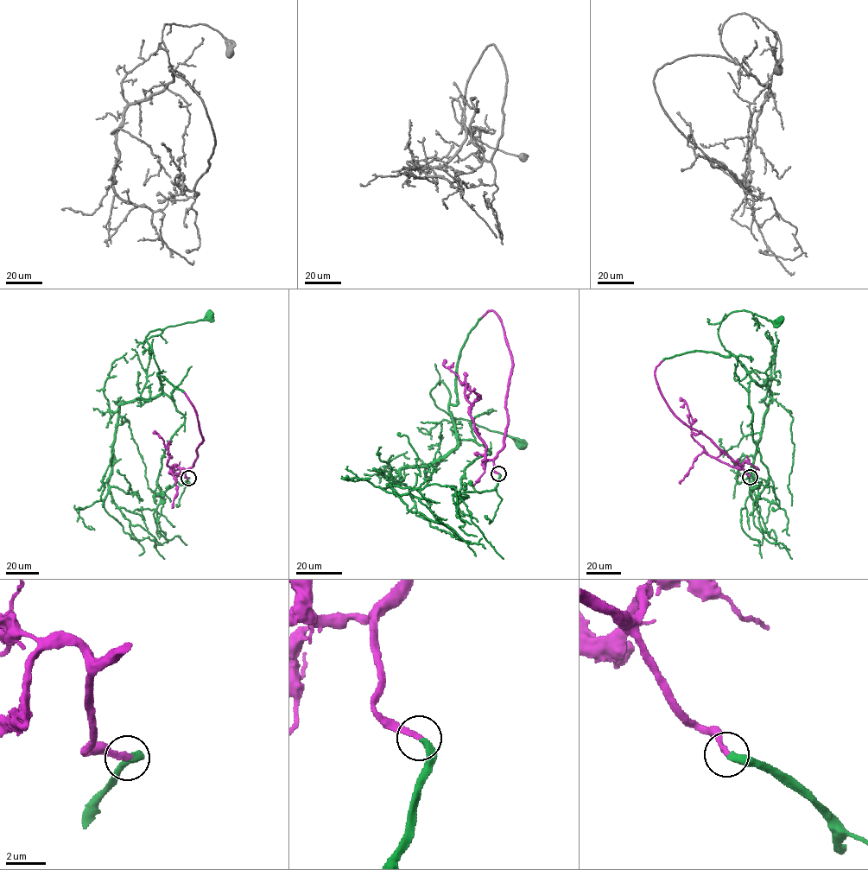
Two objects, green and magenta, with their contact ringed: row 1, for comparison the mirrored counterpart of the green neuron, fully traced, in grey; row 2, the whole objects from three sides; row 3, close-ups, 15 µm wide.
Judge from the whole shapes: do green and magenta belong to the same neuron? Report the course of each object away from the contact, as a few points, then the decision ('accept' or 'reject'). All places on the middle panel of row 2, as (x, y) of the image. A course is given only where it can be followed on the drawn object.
green runs (498, 473), (457, 504), (466, 466), (490, 452), (459, 441), (444, 383), (431, 390), (453, 417), (522, 444); magenta runs (498, 473), (493, 460), (503, 446), (508, 423), (505, 396), (511, 357), (496, 313), (489, 310), (481, 317); accept

